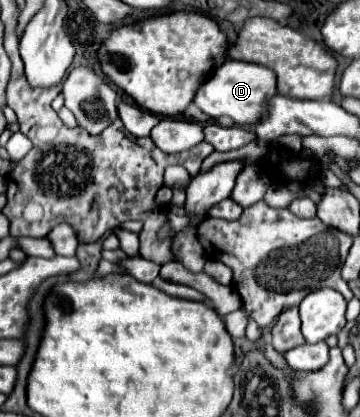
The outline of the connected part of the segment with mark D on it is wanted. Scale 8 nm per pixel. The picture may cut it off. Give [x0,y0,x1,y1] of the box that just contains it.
[194,59,276,125]

